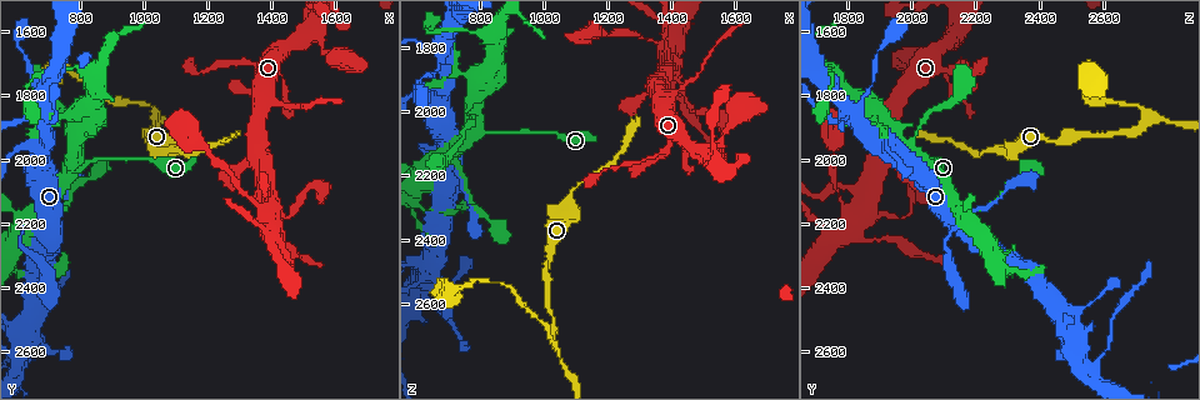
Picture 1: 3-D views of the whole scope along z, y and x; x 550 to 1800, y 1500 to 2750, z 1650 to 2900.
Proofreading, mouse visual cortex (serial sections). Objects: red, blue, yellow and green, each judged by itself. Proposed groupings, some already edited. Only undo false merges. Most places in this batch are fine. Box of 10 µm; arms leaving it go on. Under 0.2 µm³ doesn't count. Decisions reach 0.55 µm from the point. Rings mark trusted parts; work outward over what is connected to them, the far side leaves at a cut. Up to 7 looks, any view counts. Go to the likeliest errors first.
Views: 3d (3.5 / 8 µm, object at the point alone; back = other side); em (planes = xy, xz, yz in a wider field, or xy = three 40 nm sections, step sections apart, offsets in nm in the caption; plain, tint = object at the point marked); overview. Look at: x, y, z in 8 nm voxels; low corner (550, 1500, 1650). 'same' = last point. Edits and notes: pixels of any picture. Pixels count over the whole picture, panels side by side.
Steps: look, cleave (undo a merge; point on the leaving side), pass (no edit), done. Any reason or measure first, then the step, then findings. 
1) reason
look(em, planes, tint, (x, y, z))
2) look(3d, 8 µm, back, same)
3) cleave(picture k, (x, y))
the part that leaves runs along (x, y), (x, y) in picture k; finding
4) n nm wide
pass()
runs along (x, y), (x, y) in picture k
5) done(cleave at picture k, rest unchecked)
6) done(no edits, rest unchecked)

narrows sharply
look(3d, 3.5 µm, (1030, 1870, 2720))

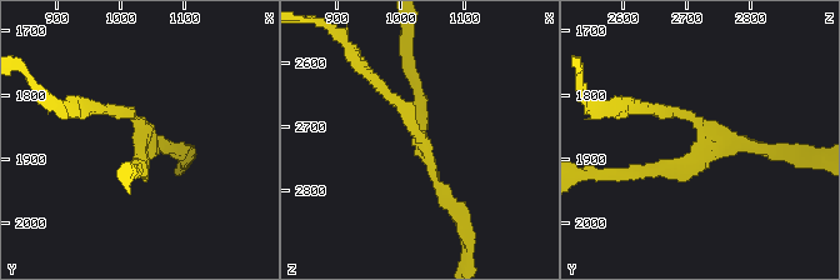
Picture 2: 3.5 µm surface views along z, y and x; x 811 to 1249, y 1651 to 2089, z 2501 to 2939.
3 arms; arms of 150, 150, 200 nm
look(em, planes, tint, (1030, 1880, 2730))

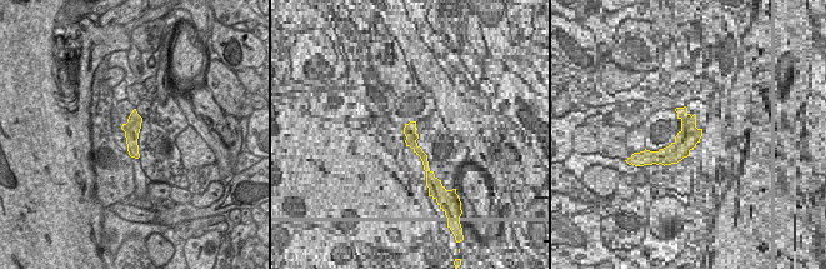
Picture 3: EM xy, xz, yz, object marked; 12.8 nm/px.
pass()
runs along (130, 174), (141, 128), (103, 108) in picture 2; all the same cell

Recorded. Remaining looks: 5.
abrupt turn
look(3d, 3.5 µm, (640, 2540, 2510))

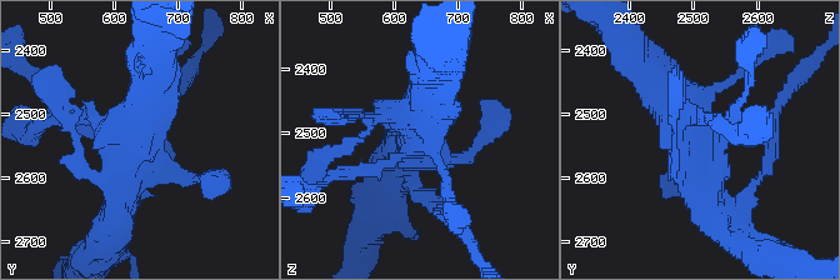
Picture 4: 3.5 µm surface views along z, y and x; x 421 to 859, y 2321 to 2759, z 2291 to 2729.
look(em, xy, step 1, tint, (635, 2550, 2505))

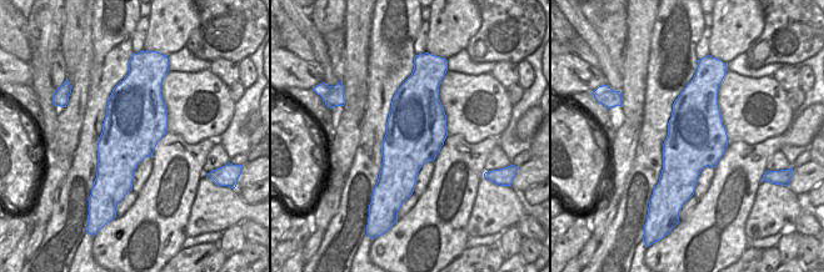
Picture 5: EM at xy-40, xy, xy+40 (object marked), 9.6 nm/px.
cut it another way
look(em, xy, step 2, tint, same)

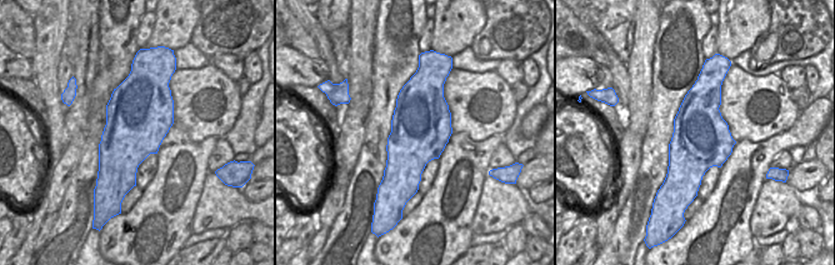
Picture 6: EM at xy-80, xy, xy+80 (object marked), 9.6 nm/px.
600 nm wide
pass()
runs along (644, 60), (708, 163), (710, 201) in picture 4; all the same cell

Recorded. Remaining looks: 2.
abrupt turn
look(3d, 3.5 µm, (1510, 1610, 2140))

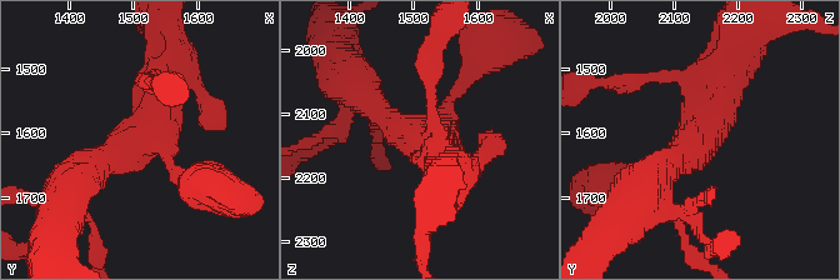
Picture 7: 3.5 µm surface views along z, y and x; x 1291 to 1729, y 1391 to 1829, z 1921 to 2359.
4 arms
pass()
runs along (76, 179), (153, 125), (173, 71) in picture 7; one cell here

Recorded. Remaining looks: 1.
done(no edits, rest unchecked)

